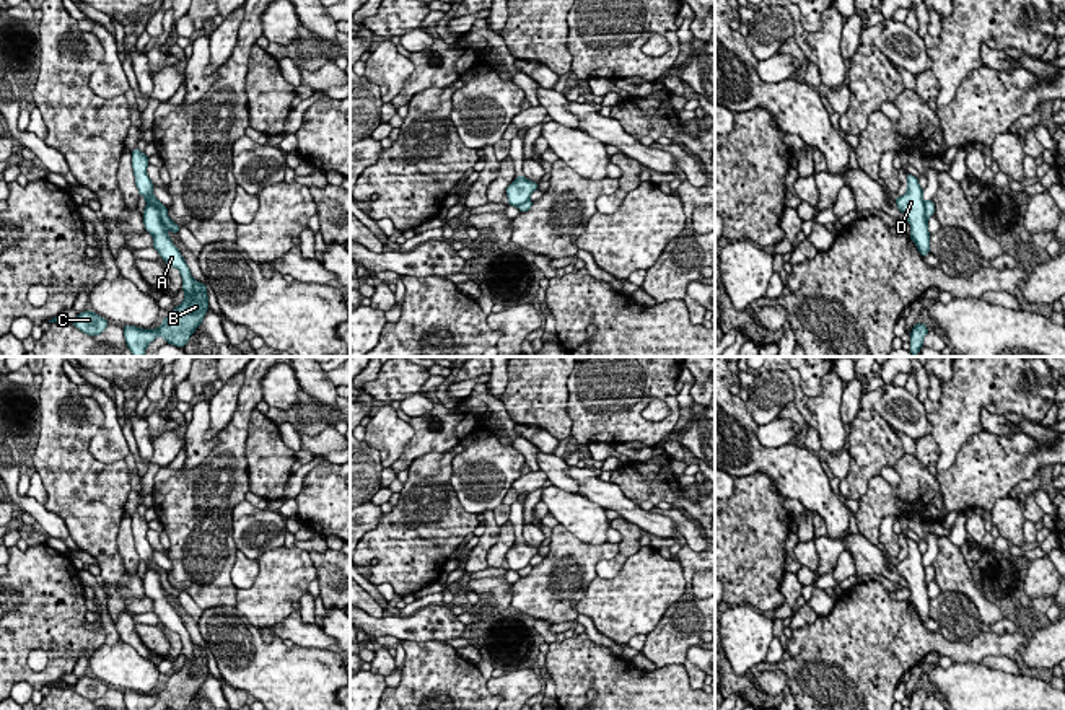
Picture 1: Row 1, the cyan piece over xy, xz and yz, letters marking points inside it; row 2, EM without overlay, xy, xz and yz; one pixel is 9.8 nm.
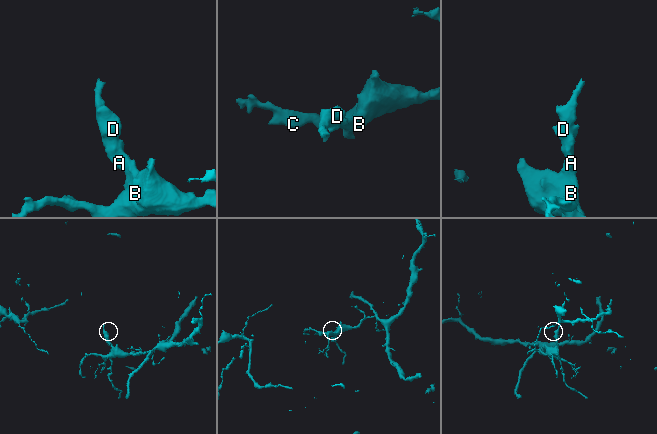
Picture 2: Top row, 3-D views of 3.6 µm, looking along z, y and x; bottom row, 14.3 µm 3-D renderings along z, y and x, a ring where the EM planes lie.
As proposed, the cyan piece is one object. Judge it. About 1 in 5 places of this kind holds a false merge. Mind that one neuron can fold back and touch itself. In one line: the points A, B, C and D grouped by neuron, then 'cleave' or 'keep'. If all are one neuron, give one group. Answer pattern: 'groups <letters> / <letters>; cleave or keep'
groups A D / B C; cleave

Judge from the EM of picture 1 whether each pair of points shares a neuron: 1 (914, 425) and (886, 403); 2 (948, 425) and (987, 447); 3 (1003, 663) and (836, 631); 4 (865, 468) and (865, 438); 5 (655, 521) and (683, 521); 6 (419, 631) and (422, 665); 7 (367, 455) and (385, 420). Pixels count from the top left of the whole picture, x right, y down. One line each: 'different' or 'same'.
1: same
2: different
3: different
4: same
5: different
6: different
7: different

